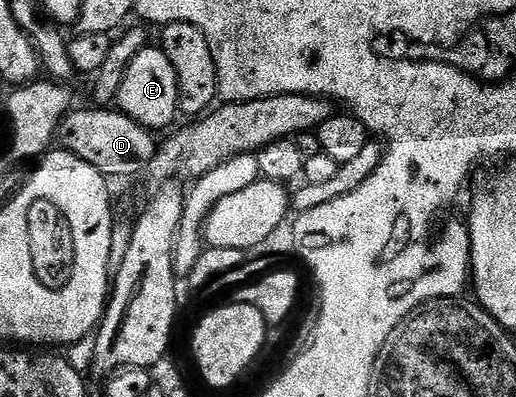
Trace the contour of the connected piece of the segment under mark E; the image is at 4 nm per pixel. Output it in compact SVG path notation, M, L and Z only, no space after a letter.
M159 45L143 47L130 61L122 77L122 85L116 94L115 106L123 115L138 121L138 125L147 127L153 133L160 133L163 127L170 126L178 119L180 109L178 77L174 73L174 65L170 65L170 57L166 57L166 53Z

